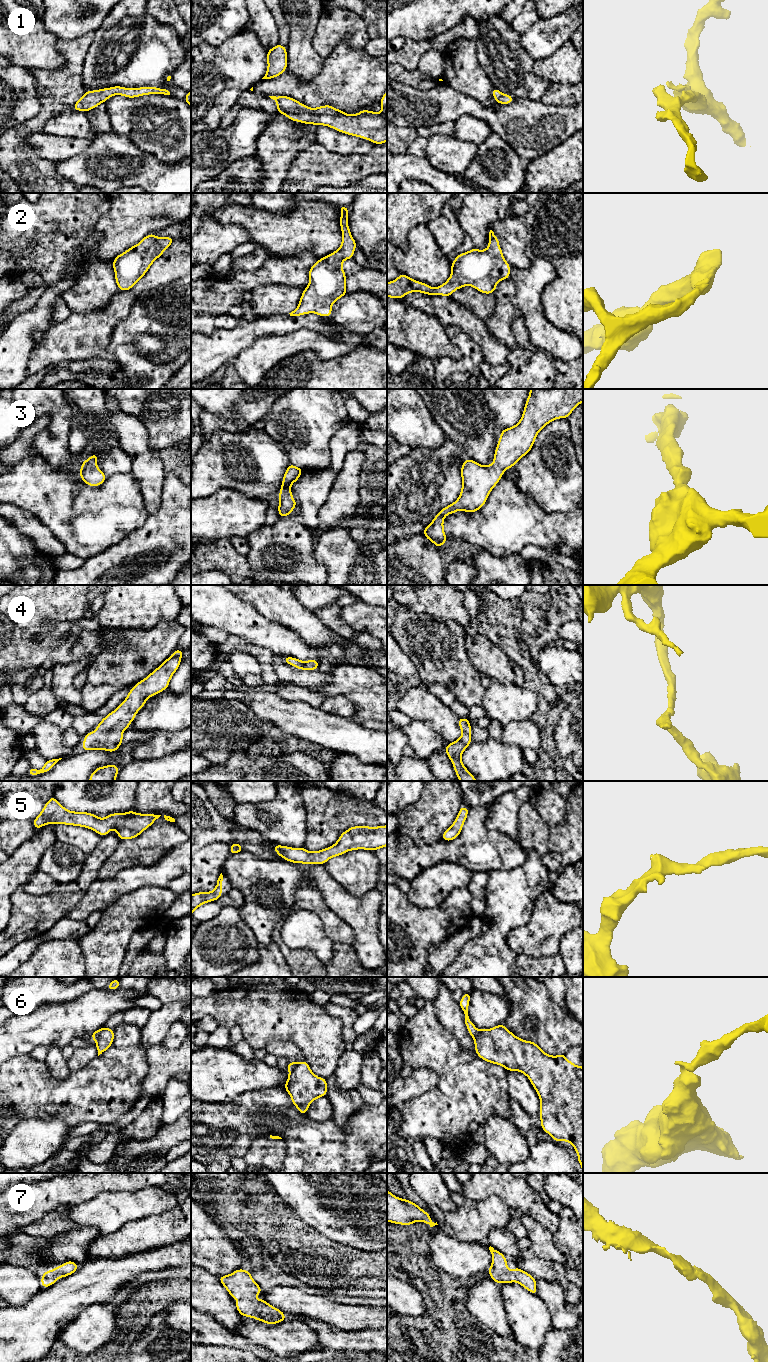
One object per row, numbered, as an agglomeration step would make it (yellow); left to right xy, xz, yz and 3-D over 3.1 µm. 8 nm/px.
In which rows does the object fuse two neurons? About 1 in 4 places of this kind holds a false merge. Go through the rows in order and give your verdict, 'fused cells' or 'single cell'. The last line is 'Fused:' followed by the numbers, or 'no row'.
1: single cell
2: single cell
3: single cell
4: single cell
5: single cell
6: fused cells
7: single cell
Fused: 6

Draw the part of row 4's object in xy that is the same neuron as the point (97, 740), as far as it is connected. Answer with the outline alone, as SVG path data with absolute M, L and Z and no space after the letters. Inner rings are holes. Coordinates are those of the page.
M176 650L146 678L136 683L125 700L97 725L93 732L84 735L84 751L105 750L116 752L123 741L123 731L129 728L146 700L168 688L171 677L180 666L184 651Z

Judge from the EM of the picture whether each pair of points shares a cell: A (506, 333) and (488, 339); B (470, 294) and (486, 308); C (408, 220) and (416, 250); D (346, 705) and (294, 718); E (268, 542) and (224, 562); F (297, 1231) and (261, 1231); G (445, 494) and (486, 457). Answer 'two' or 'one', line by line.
A: two
B: one
C: two
D: two
E: two
F: one
G: two

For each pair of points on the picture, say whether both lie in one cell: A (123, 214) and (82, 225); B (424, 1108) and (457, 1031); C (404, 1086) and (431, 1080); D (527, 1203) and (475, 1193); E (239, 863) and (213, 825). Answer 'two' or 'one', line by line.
A: two
B: two
C: one
D: one
E: two

